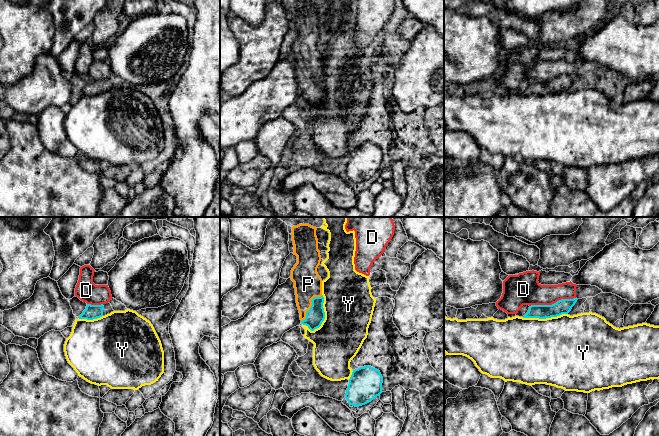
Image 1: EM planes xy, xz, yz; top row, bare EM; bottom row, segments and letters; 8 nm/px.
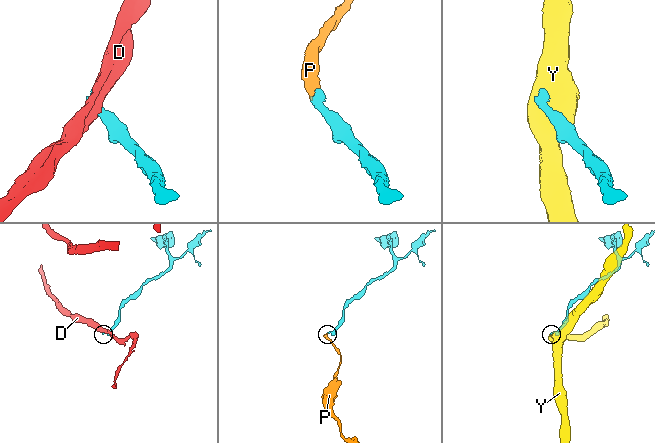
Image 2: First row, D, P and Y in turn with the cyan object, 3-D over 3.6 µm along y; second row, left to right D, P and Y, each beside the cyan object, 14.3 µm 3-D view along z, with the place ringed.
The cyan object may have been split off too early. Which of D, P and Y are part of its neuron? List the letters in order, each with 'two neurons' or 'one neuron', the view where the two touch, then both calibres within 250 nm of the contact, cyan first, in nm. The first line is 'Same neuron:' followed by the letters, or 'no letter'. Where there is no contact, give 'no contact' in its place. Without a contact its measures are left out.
Same neuron: P
D: two neurons | yz | 120/240 nm
P: one neuron | xz | 150/220 nm
Y: two neurons | xz | 150/400 nm

